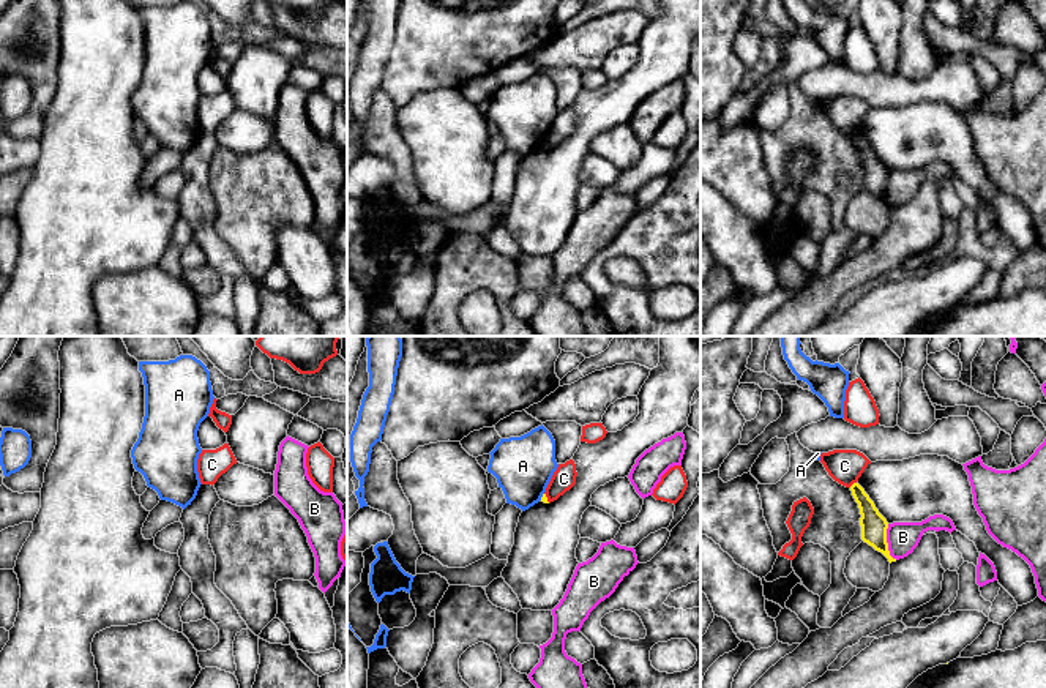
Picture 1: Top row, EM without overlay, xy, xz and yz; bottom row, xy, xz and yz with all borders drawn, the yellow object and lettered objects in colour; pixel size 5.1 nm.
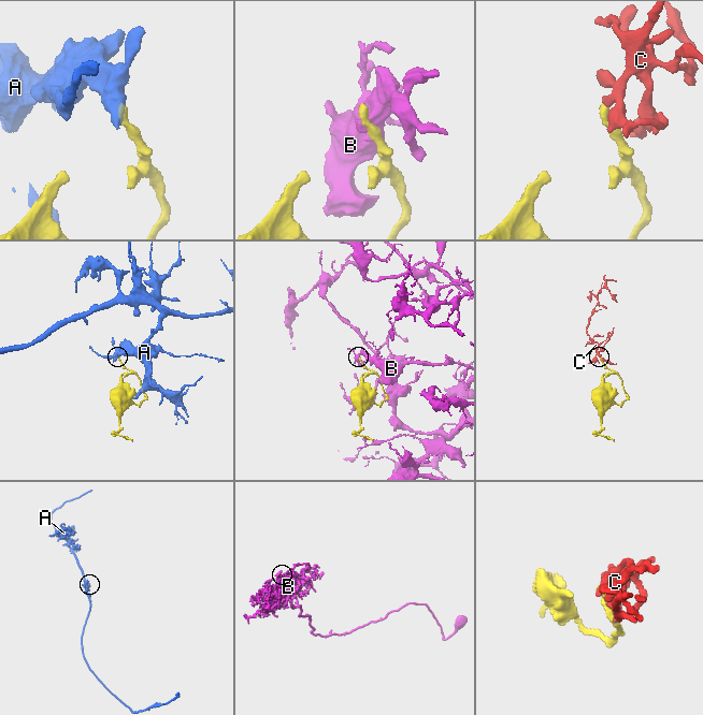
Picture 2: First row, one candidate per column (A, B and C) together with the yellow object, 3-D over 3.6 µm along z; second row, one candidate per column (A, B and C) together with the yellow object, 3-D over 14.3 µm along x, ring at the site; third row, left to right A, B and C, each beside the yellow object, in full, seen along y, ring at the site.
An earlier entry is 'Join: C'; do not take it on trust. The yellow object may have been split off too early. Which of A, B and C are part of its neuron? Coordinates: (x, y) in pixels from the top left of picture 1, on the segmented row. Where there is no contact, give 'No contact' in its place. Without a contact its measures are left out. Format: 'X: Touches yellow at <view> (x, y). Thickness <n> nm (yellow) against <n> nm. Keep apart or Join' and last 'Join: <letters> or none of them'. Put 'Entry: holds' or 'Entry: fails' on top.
Entry: fails
A: Touches yellow at xz (543, 496). Thickness 30 nm (yellow) against 300 nm. Keep apart
B: Touches yellow at yz (887, 543). Thickness 130 nm (yellow) against 160 nm. Keep apart
C: Touches yellow at yz (854, 483). Thickness 130 nm (yellow) against 180 nm. Keep apart
Join: none of them

